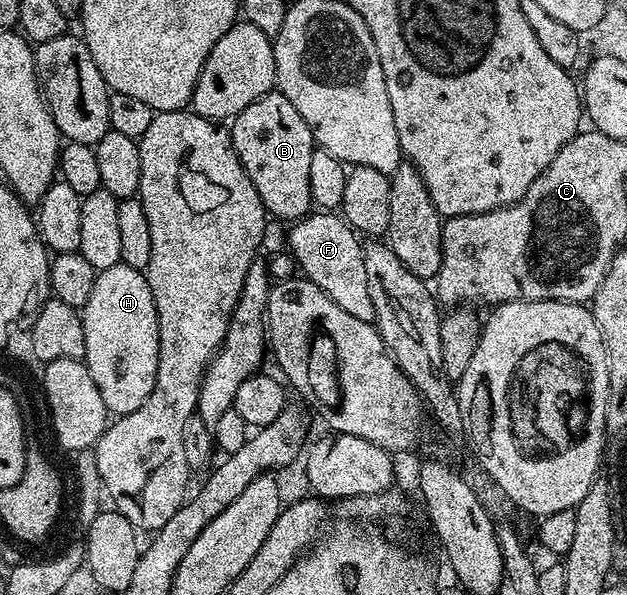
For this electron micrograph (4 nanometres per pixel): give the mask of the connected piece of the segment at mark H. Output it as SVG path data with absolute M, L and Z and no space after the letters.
M123 262L112 265L112 269L97 272L92 293L81 307L80 314L84 325L84 362L88 373L92 373L92 381L96 381L96 389L100 389L100 397L104 397L107 412L114 417L136 413L136 409L148 401L148 393L152 393L156 385L156 365L160 353L156 305L145 274Z

